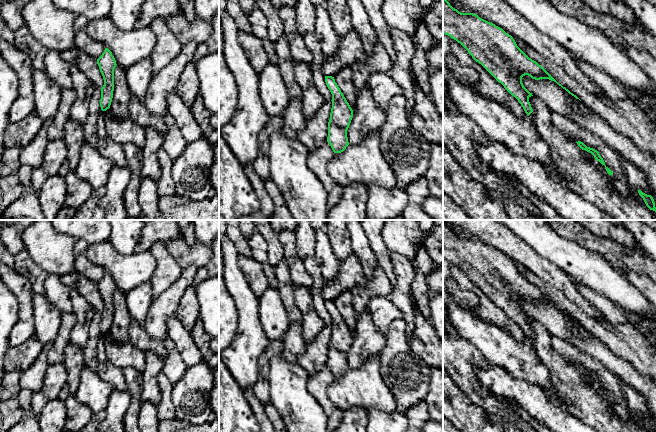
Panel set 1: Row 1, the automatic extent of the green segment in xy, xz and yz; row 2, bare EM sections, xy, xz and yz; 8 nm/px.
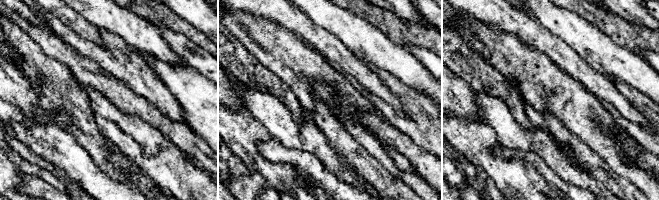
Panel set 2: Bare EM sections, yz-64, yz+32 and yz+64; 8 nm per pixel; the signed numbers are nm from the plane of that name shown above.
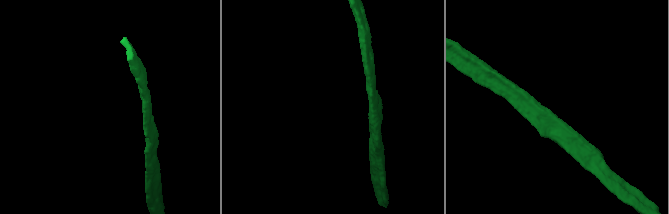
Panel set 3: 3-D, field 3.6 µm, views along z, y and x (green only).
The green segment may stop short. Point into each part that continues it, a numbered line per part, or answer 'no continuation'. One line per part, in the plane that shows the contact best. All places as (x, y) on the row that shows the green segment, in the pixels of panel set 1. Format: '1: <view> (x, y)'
no continuation

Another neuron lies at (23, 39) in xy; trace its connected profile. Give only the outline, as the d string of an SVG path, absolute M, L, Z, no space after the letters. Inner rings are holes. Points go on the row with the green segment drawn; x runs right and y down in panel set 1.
M25 24L14 31L14 45L30 56L35 70L45 70L44 58L48 49L33 37Z

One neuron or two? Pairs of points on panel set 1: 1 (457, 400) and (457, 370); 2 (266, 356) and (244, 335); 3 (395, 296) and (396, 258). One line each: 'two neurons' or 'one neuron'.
1: two neurons
2: two neurons
3: one neuron

